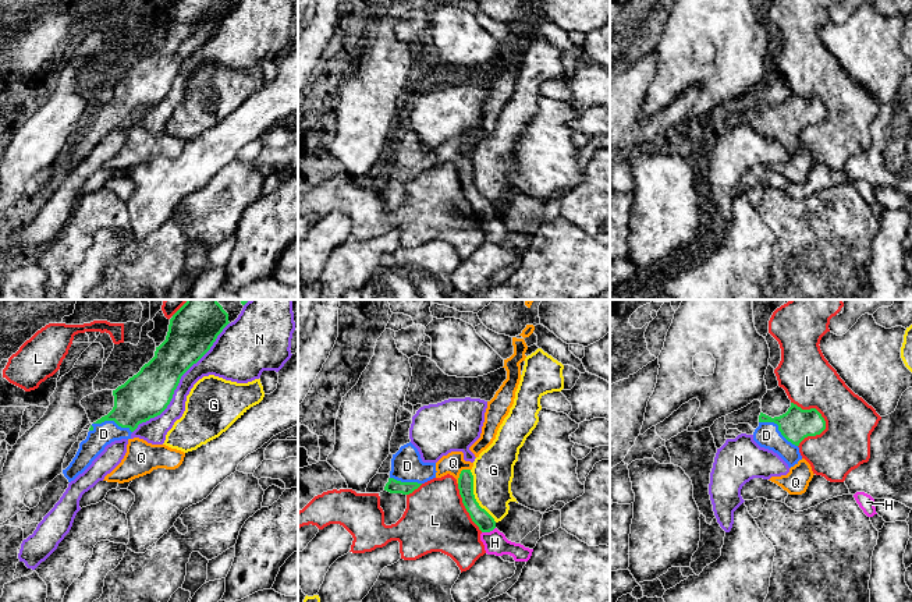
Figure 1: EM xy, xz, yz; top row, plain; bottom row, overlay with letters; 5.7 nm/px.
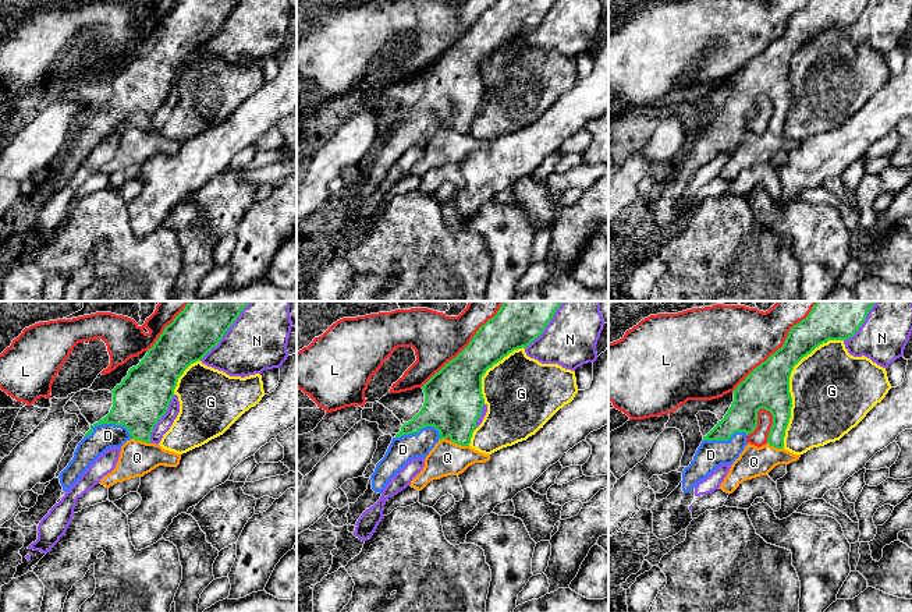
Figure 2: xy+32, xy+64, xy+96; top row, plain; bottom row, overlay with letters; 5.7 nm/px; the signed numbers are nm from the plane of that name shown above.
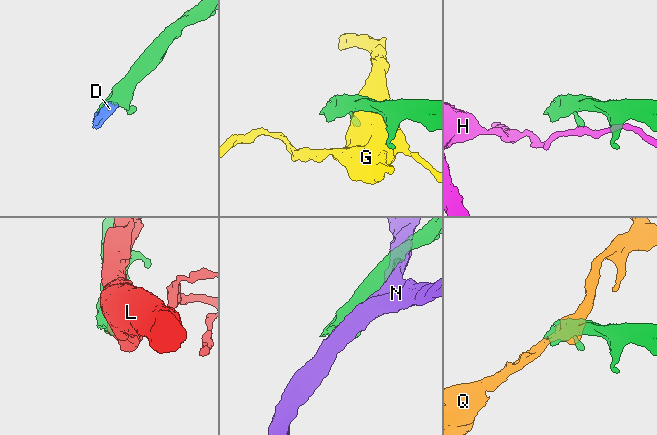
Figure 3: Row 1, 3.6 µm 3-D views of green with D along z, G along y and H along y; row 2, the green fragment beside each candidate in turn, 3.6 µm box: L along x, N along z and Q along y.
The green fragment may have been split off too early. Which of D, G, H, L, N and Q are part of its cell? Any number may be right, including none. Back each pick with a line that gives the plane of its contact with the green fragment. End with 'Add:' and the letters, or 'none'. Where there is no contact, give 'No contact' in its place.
D: Touches green in xy
Add: D

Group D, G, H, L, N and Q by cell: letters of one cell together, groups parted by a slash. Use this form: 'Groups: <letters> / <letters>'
Groups: D / G / H / L / N / Q

